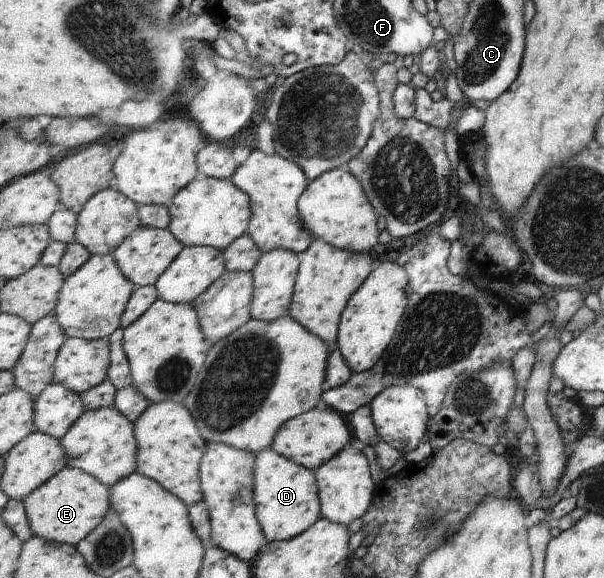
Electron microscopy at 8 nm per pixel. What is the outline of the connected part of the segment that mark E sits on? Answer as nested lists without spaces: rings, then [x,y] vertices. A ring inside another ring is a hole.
[[[69,465],[23,501],[35,536],[74,546],[89,537],[112,510],[110,488],[94,475]]]

